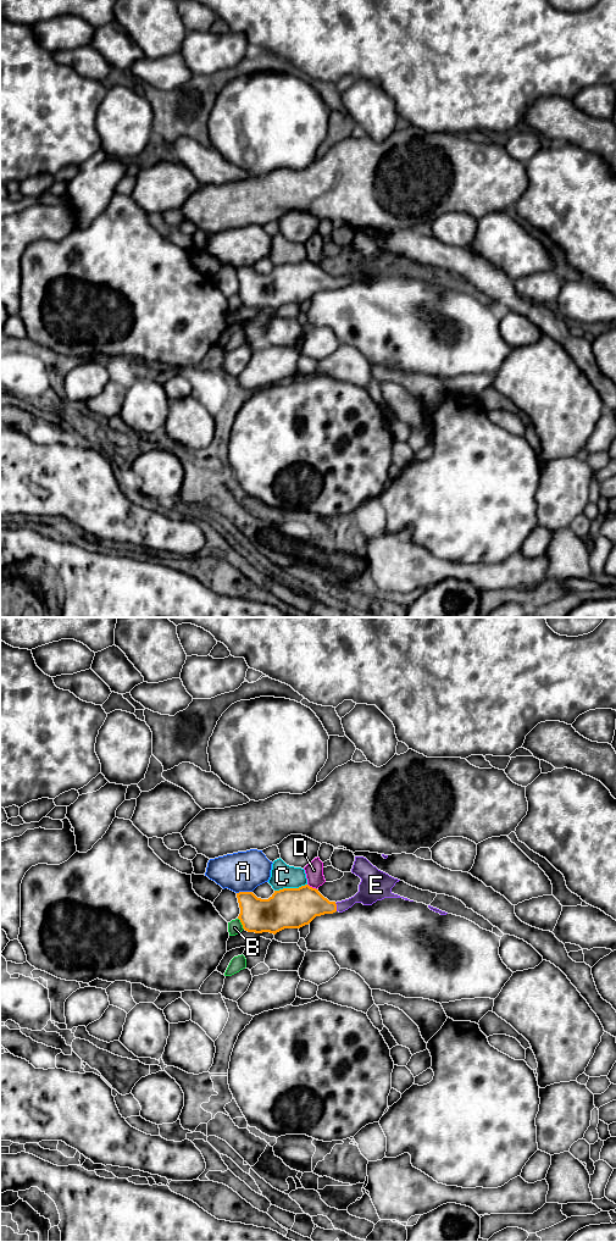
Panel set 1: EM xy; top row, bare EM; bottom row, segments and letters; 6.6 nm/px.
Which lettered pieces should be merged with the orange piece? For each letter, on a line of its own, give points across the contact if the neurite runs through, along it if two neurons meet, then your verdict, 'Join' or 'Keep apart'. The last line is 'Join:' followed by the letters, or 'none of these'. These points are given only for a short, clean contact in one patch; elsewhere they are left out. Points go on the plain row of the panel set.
A: Keep apart
B: Boundary: xy (238, 293), (244, 304). Keep apart
C: Keep apart
D: Boundary: xy (308, 259), (316, 265). Keep apart
E: Path across: xy (298, 282), (336, 282), (342, 282), (370, 266). Join
Join: E

